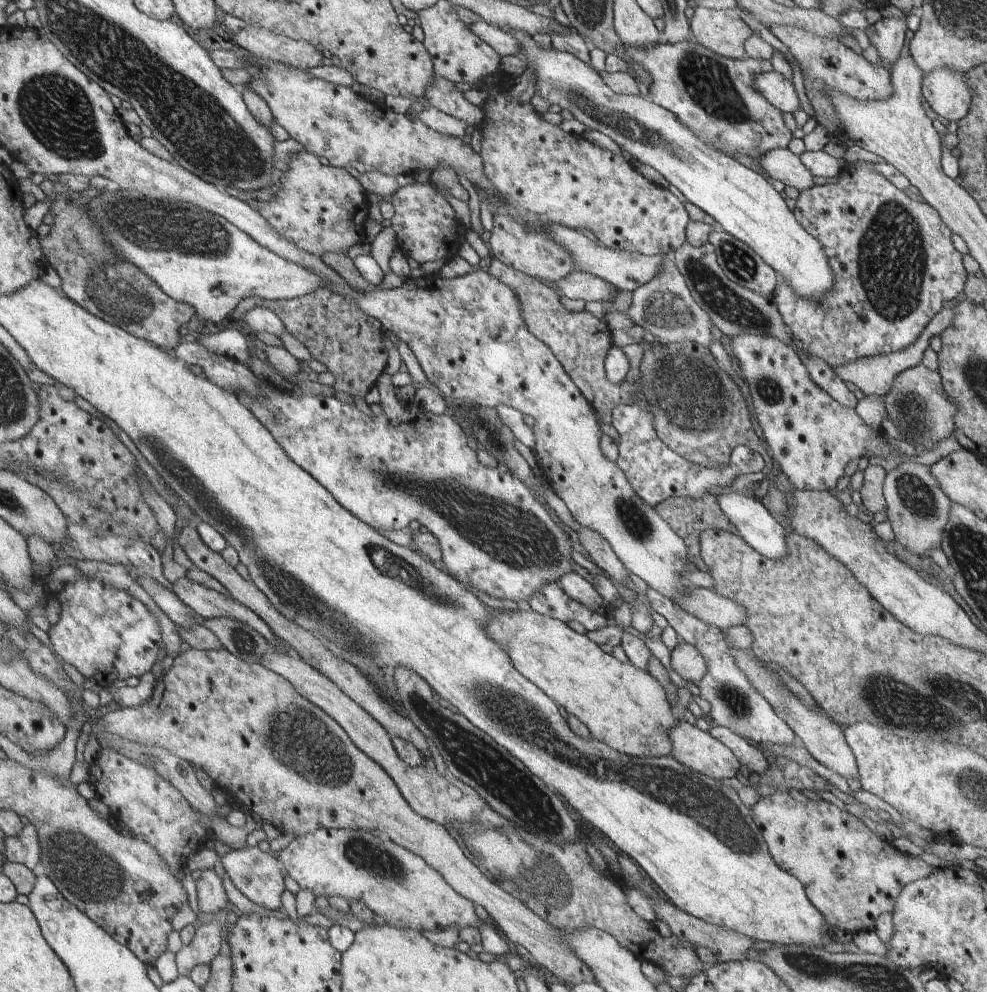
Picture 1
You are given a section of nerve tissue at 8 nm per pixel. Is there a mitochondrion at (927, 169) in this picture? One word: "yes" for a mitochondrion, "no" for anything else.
no

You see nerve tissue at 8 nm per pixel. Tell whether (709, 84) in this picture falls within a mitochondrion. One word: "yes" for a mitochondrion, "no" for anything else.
yes

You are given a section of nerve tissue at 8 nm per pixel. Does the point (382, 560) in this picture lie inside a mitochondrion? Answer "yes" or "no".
yes

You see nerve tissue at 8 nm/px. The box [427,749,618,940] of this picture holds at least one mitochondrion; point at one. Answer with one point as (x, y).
(547, 876)

